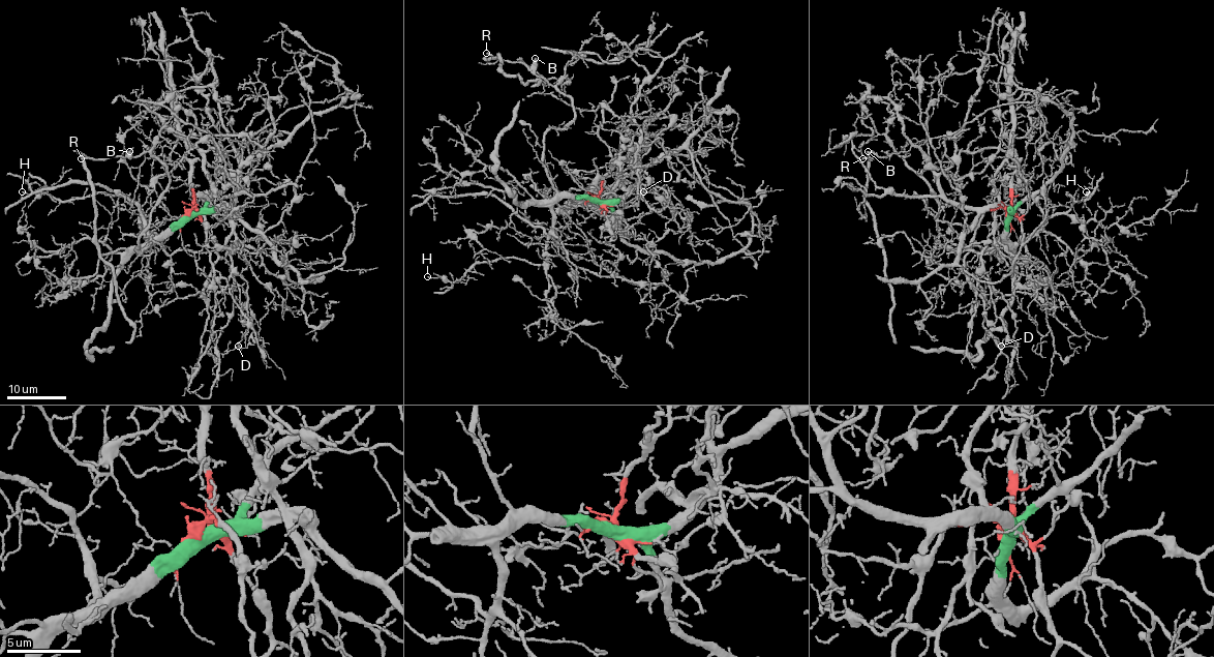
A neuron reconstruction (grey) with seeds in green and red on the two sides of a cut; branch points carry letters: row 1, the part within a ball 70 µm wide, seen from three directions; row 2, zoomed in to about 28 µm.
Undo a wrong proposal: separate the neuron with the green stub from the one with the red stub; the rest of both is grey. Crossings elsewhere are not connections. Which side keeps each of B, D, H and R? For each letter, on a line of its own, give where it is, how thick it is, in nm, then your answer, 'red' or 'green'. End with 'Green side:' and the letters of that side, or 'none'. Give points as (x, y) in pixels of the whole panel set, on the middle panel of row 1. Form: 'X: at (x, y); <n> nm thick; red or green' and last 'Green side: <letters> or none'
B: at (535, 58); 400 nm thick; green
D: at (643, 191); 100 nm thick; red
H: at (427, 276); 150 nm thick; green
R: at (486, 53); 220 nm thick; green
Green side: B, H, R

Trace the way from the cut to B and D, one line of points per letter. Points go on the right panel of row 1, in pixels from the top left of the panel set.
B: (1010, 212), (996, 246), (979, 252), (953, 245), (937, 229), (938, 202), (927, 183), (896, 152), (868, 150)
D: (1010, 212), (1010, 146), (995, 177), (995, 230), (981, 256), (981, 275), (1007, 336), (1000, 347)

